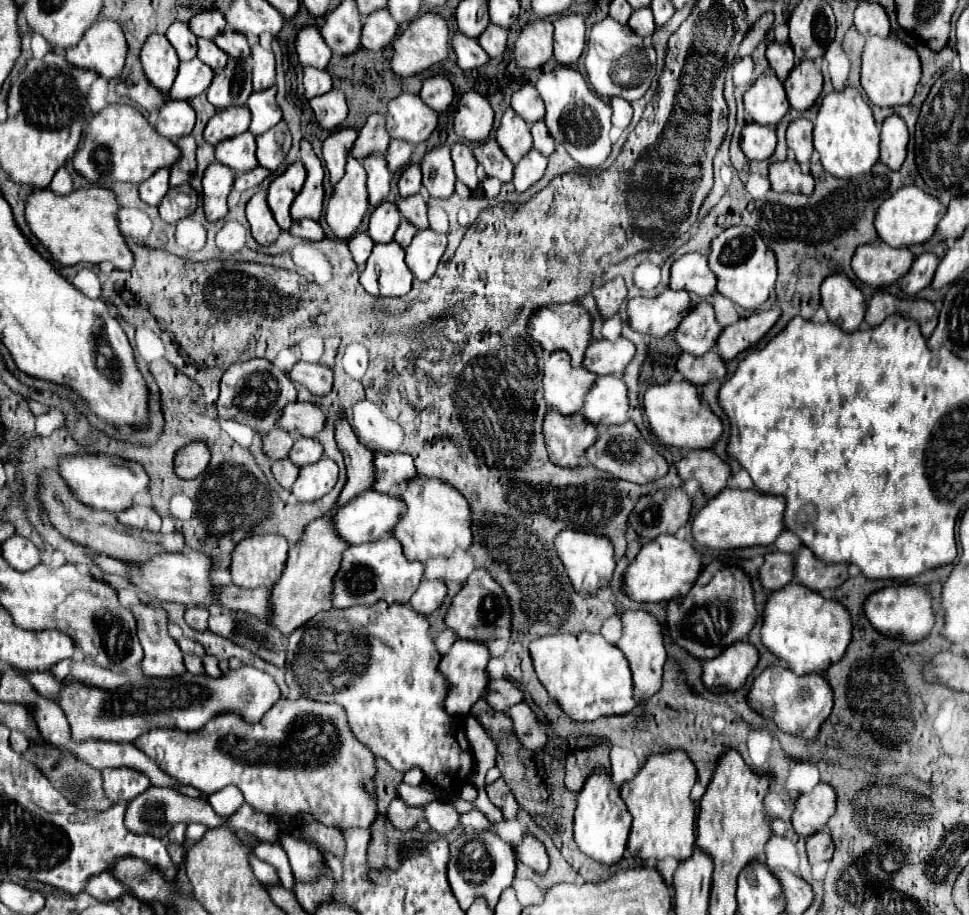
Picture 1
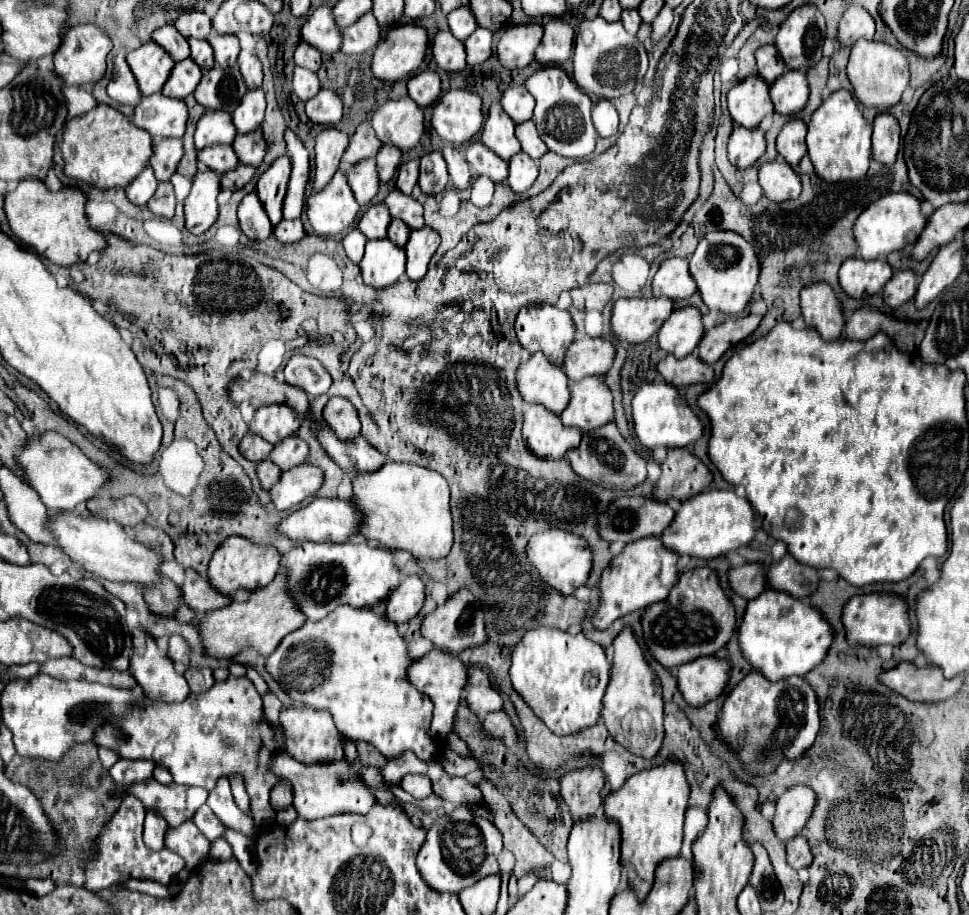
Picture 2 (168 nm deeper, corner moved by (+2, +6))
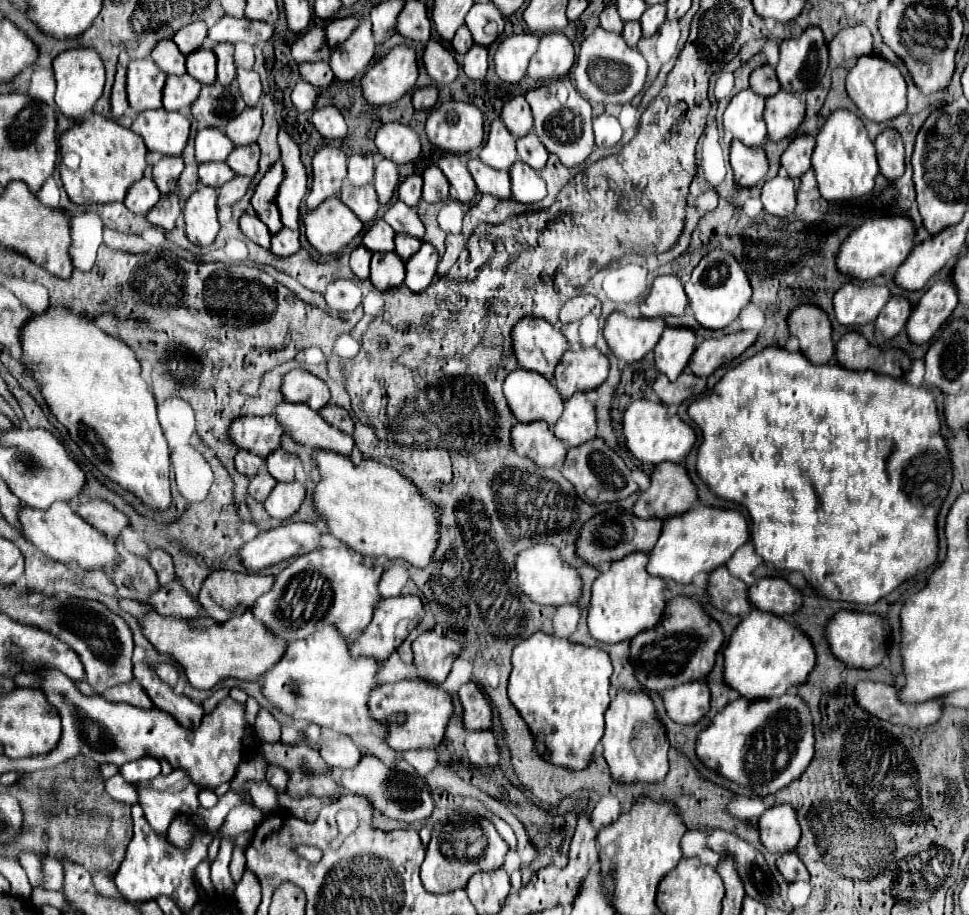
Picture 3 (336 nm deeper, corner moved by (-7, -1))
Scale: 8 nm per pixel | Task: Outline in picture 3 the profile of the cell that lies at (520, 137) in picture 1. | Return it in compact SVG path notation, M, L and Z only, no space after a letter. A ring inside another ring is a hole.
M498 117L494 119L488 139L484 147L480 149L480 159L482 163L494 167L494 169L504 169L508 171L514 161L518 159L516 155L516 137L506 129L504 121Z

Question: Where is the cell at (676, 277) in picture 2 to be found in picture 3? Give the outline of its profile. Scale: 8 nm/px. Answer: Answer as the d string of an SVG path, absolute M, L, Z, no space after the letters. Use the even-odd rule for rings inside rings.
M660 275L648 299L640 305L642 317L666 317L666 315L684 315L690 305L688 295L682 287L682 281L676 275Z

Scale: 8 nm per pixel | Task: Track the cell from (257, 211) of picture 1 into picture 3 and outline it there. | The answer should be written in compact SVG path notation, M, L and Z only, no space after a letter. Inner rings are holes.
M244 213L242 217L240 217L240 229L242 229L242 233L250 239L250 241L254 241L254 243L258 243L260 247L264 247L264 249L270 249L270 231L266 229L266 225L258 219L258 215L256 213Z

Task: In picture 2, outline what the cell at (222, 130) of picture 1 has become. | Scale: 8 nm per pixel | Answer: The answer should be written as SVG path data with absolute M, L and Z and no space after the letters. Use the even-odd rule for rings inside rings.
M207 110L195 130L195 146L197 150L203 150L205 146L215 146L215 144L233 144L235 138L235 128L231 122L229 112L221 110Z

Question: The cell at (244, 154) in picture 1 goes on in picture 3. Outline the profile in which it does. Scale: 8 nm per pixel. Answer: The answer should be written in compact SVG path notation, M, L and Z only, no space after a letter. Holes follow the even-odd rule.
M202 163L198 169L200 183L206 183L210 187L220 187L234 179L234 171L226 163Z

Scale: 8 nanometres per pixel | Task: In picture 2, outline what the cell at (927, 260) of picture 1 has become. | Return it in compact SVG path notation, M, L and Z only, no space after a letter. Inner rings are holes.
M905 270L893 274L893 278L883 286L881 294L883 294L883 302L895 310L901 304L909 302L915 296L915 290L917 290L917 278L911 270Z

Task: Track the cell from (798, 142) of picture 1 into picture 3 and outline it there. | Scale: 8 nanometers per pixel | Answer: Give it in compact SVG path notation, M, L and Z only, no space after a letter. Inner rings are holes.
M796 135L782 155L782 167L790 177L798 177L810 169L810 157L814 149L812 135Z

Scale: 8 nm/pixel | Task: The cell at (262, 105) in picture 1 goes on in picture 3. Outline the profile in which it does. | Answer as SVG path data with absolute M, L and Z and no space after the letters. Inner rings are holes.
M246 107L238 117L230 121L230 125L226 125L224 131L236 145L254 143L262 131L262 107Z

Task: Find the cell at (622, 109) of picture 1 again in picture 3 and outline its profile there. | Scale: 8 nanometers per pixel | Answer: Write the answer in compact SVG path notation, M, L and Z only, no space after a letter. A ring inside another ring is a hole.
M600 115L594 119L596 147L614 147L622 139L622 125L614 115Z

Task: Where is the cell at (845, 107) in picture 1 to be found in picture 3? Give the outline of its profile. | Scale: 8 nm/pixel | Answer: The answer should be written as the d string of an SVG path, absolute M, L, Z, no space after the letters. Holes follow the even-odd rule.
M838 109L830 113L820 133L816 135L812 169L818 179L818 189L822 197L828 201L850 201L874 189L874 179L880 173L876 161L876 149L858 115L854 115L848 109Z

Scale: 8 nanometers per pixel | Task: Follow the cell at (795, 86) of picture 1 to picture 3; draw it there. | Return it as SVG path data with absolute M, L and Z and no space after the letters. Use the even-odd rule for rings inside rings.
M778 91L776 95L766 99L766 111L764 119L768 125L770 139L782 139L786 135L792 135L806 115L806 103L788 91Z

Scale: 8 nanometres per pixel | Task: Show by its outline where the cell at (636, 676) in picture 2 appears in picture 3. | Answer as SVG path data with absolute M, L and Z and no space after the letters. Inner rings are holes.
M616 689L614 699L606 711L606 733L602 737L604 759L610 765L614 779L622 783L662 781L668 773L668 737L666 729L656 715L650 693L642 689Z

